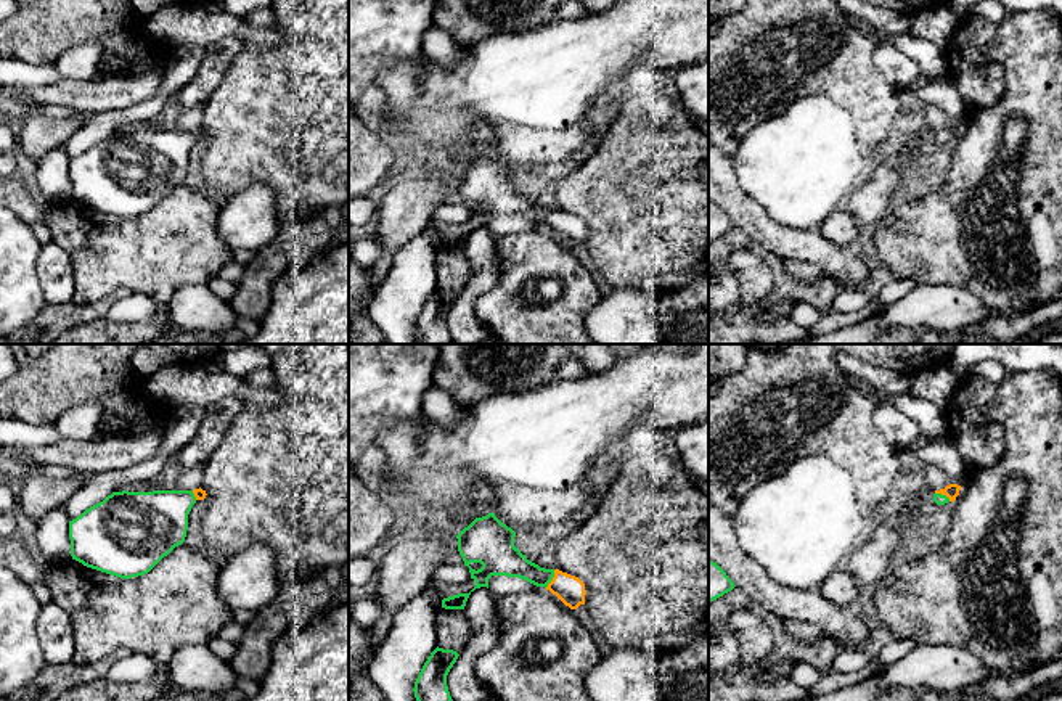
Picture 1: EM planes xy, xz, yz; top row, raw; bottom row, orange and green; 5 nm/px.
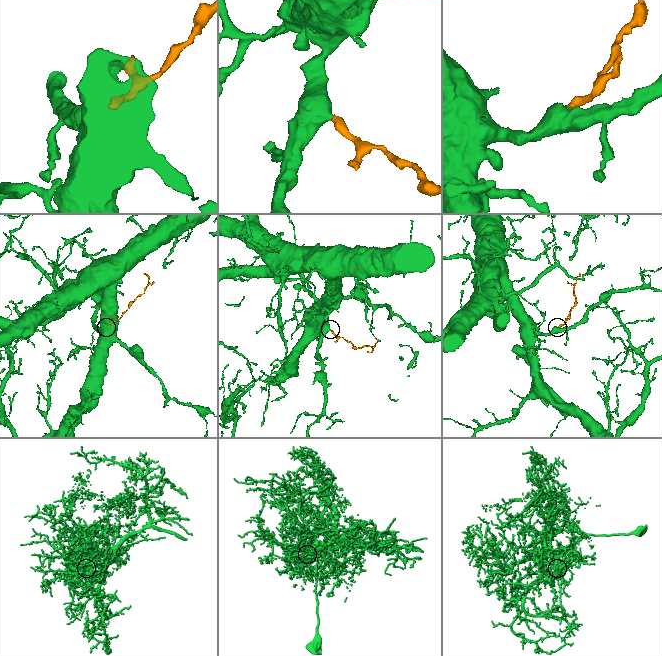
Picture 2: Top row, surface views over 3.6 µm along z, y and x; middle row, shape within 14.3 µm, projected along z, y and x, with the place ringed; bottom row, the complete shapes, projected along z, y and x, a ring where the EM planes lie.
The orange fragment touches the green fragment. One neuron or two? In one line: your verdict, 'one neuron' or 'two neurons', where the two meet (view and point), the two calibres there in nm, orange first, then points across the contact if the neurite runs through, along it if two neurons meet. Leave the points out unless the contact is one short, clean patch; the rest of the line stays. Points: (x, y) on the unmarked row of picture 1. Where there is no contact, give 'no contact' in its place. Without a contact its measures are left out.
one neuron; meets orange in xz at (553, 219); 140 nm thick on the orange side, 150 nm on the other; runs through xz (571, 230), (553, 219), (540, 217), (508, 200)

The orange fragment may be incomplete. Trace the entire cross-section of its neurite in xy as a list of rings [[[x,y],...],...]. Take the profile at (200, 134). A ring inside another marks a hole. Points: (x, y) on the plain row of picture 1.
[[[206,130],[112,132],[69,161],[71,196],[87,207],[130,219],[148,214],[175,187],[188,170],[188,154]]]

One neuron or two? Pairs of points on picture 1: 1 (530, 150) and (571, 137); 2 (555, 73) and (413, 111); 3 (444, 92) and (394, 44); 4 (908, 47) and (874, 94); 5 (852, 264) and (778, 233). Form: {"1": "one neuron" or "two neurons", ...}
{"1": "one neuron", "2": "one neuron", "3": "two neurons", "4": "two neurons", "5": "one neuron"}

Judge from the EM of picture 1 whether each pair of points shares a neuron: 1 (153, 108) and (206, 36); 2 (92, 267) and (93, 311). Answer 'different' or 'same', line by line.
1: different
2: different

